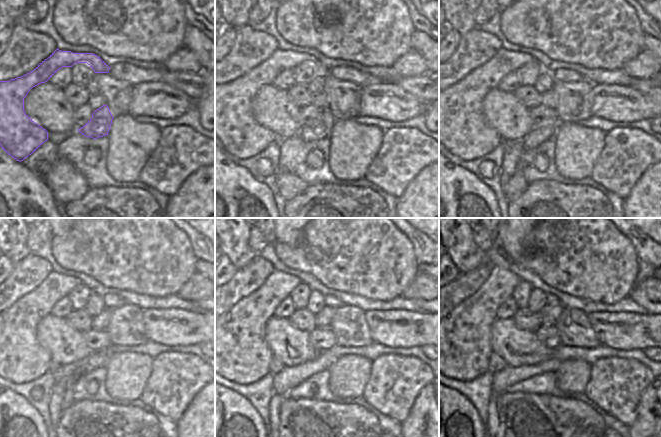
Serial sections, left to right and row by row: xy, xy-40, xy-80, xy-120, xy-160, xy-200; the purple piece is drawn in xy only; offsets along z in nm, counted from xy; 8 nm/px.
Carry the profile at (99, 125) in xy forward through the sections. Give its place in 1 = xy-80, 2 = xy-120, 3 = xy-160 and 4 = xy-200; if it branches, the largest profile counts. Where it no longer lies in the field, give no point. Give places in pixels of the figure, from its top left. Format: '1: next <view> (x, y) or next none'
1: next xy-80 (540, 133)
2: next xy-120 (65, 373)
3: next xy-160 (289, 377)
4: next xy-200 (501, 381)

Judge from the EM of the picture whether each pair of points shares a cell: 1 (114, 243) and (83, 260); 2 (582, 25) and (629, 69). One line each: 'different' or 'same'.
1: same
2: different

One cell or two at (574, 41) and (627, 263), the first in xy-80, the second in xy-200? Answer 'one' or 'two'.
one

